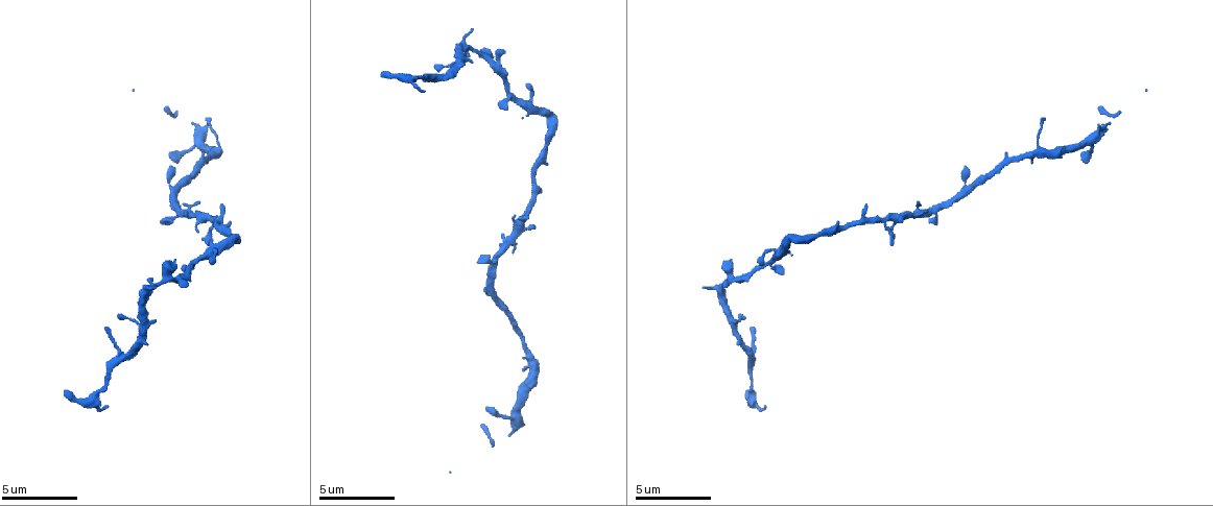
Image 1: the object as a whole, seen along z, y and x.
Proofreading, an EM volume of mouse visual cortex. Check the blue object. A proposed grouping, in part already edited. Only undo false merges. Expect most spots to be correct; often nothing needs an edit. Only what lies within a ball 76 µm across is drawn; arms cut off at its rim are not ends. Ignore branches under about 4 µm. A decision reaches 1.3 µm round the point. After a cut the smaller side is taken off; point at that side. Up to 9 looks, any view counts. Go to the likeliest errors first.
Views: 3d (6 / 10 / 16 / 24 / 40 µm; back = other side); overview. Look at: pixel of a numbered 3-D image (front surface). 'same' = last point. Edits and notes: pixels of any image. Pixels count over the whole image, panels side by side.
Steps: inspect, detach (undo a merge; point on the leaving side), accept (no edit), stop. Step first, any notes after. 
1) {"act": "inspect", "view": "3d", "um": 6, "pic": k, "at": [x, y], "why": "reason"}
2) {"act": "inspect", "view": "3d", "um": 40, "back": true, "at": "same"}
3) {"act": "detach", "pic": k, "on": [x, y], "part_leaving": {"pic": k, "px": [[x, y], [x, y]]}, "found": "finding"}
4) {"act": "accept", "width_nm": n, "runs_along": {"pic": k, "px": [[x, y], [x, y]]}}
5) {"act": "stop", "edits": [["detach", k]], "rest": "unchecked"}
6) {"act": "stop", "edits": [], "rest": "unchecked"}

{"act": "inspect", "view": "3d", "um": 6, "pic": 1, "at": [473, 51], "why": "narrows sharply"}

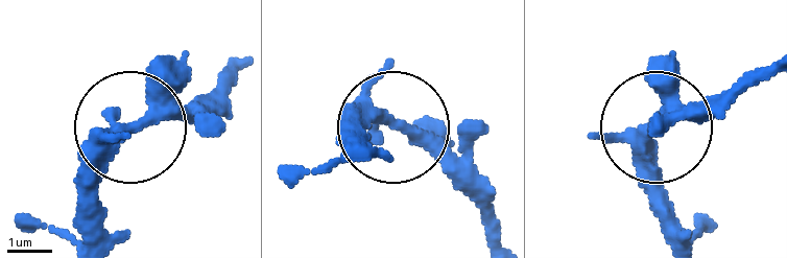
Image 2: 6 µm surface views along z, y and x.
{"act": "inspect", "view": "3d", "um": 6, "back": true, "pic": 2, "at": [400, 126]}

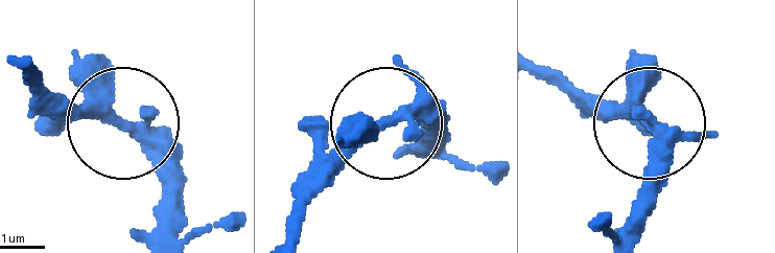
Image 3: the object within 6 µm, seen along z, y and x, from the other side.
{"act": "accept", "runs_along": {"pic": 3, "px": [[18, 66], [111, 114], [174, 212]]}, "found": "all the same neuron"}

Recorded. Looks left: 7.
{"act": "inspect", "view": "3d", "um": 10, "pic": 1, "at": [871, 219]}

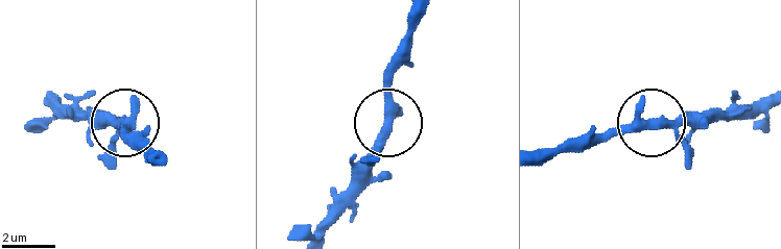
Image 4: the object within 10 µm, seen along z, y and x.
{"act": "inspect", "view": "3d", "um": 10, "back": true, "pic": 4, "at": [650, 124]}

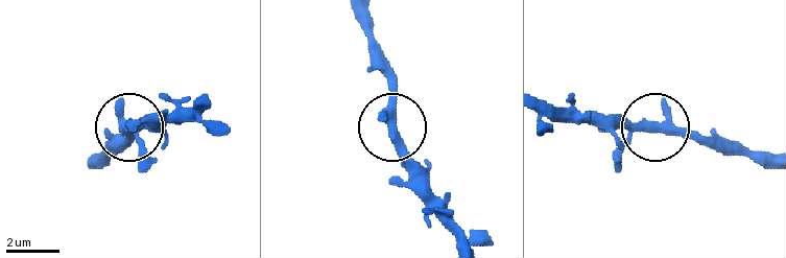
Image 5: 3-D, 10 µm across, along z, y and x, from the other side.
{"act": "accept", "runs_along": {"pic": 5, "px": [[394, 127], [394, 69]]}, "found": "all the same neuron"}

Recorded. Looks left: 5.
{"act": "inspect", "view": "3d", "um": 6, "pic": 1, "at": [199, 256], "why": "three-way junction"}

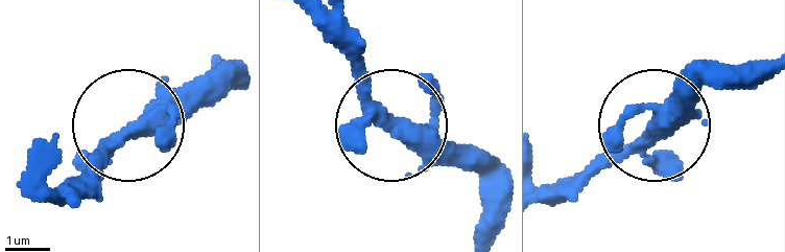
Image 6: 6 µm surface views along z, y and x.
{"act": "accept", "width_nm": 310, "runs_along": {"pic": 6, "px": [[476, 229], [480, 184], [405, 139], [331, 42]]}, "found": "all the same neuron"}

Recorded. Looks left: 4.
{"act": "inspect", "view": "3d", "um": 6, "pic": 1, "at": [752, 377], "why": "thin neck"}

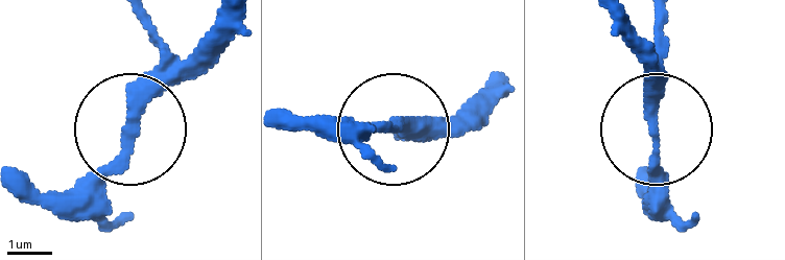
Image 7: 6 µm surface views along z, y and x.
{"act": "accept", "runs_along": {"pic": 7, "px": [[211, 25], [61, 212]]}, "found": "one neuron here"}

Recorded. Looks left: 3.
{"act": "stop", "edits": [], "rest": "unchecked"}

